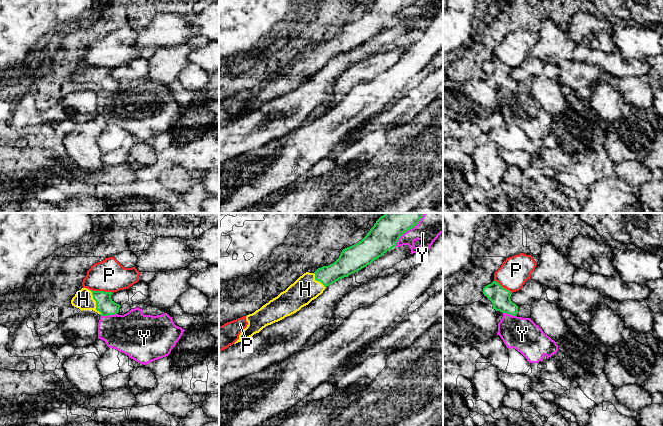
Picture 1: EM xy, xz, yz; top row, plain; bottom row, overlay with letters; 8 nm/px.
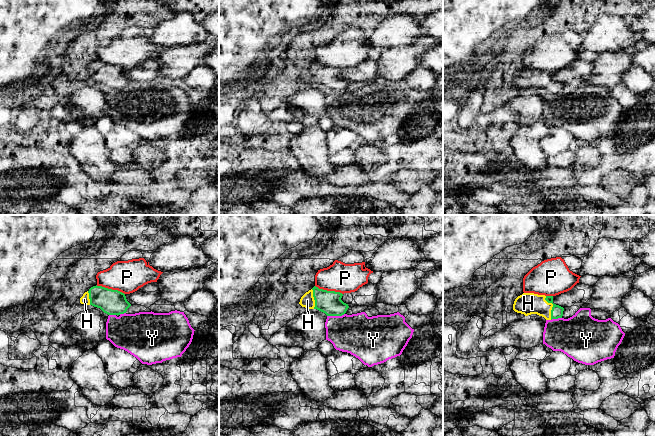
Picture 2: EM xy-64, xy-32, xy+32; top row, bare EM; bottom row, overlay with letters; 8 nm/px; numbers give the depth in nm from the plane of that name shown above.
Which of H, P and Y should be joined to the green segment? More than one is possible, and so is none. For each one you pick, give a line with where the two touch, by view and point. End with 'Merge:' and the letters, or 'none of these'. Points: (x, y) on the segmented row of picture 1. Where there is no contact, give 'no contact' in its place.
H: meets green in xy at (96, 302)
Merge: H

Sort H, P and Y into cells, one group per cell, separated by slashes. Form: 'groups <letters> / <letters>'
groups H / P / Y

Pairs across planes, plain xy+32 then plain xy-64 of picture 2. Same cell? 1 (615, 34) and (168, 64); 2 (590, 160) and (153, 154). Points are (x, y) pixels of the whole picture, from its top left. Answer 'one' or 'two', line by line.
1: two
2: one

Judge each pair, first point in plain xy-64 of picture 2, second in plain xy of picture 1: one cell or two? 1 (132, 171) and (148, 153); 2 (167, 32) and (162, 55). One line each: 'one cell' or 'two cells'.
1: two cells
2: two cells

